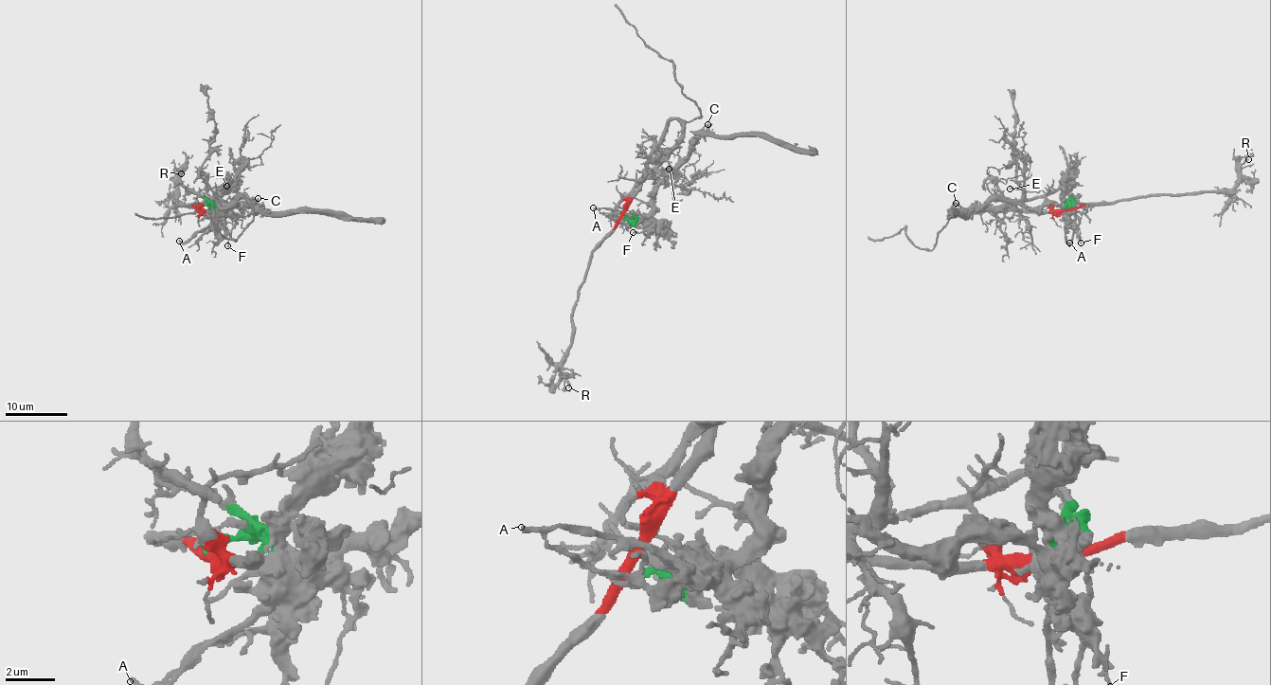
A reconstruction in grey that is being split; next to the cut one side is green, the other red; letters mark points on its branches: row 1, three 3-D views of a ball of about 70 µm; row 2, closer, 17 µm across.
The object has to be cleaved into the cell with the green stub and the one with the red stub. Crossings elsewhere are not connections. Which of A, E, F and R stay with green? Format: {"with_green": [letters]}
{"with_green": ["A", "F"]}

